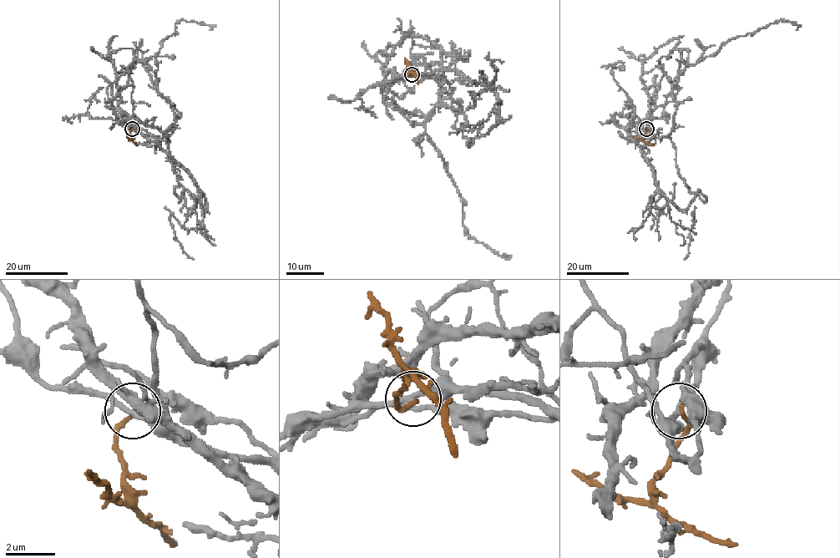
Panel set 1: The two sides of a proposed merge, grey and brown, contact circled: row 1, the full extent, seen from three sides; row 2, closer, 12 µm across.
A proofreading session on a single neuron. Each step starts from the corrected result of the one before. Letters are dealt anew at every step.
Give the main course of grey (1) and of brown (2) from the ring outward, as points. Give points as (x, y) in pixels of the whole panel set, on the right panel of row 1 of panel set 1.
1: (646, 129), (653, 111), (676, 85), (681, 60), (695, 64), (728, 40), (781, 20), (798, 24), (796, 30)
2: (646, 129), (643, 140), (654, 145)

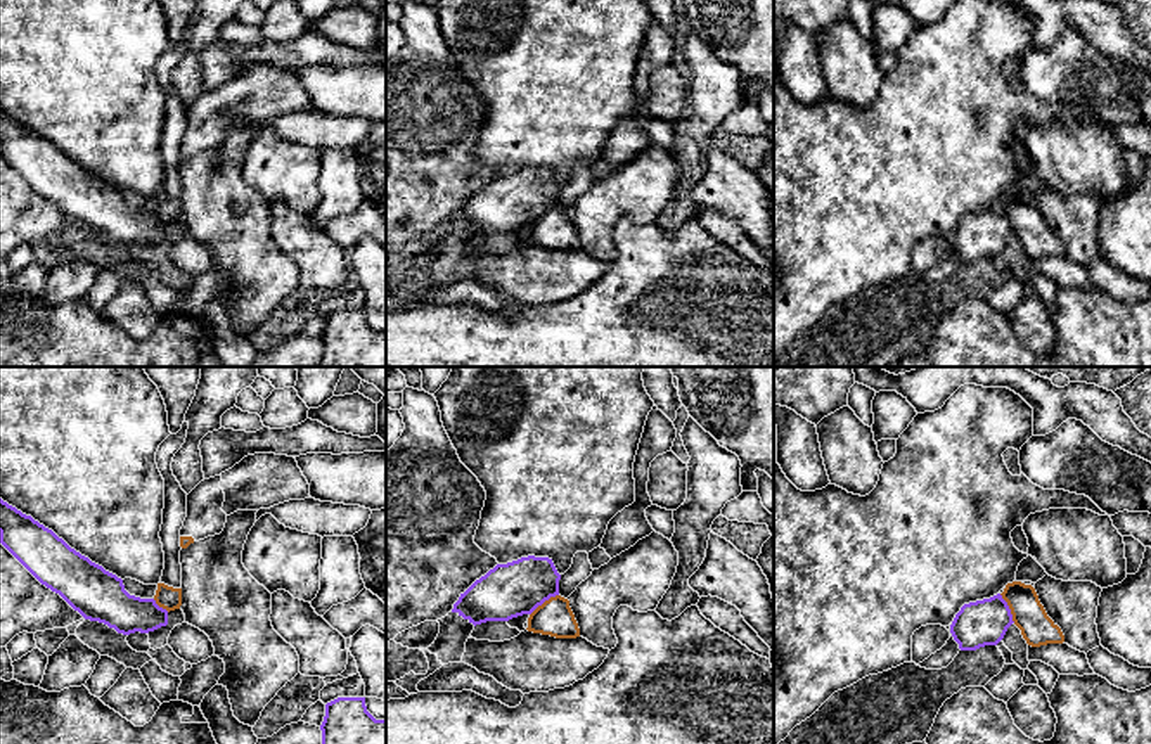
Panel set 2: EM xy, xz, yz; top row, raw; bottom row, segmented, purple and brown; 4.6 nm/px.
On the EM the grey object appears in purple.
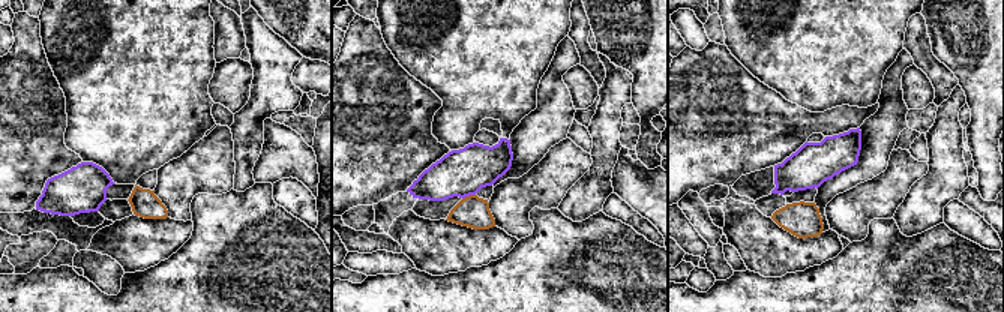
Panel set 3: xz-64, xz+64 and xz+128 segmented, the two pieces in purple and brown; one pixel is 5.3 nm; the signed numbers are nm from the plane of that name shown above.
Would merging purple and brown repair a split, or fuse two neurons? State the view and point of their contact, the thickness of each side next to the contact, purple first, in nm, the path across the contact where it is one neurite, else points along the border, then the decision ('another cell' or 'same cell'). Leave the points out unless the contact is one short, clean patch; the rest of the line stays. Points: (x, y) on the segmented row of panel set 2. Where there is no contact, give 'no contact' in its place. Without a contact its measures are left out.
contact xz (544, 601); calibres 260 and 170 nm; border xz (558, 594), (546, 599), (530, 615); another cell

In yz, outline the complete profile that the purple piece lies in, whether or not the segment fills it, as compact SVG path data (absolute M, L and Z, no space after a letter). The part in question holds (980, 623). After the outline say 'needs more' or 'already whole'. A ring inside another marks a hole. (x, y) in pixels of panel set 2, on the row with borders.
M1000 593L964 604L955 614L950 633L961 651L997 645L1013 625L1013 614Z; already whole

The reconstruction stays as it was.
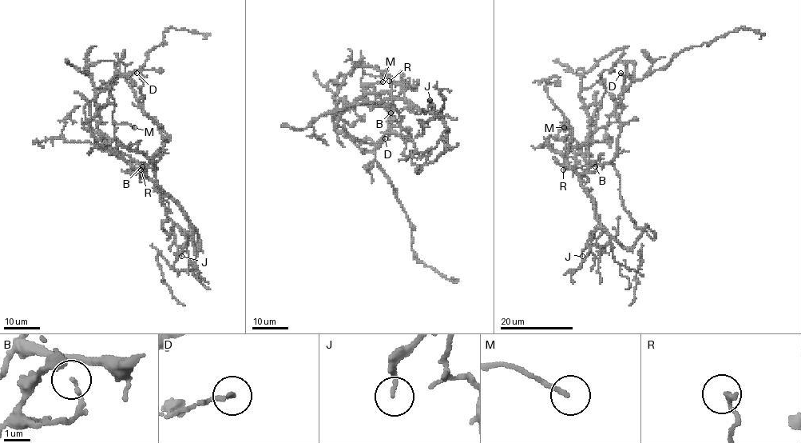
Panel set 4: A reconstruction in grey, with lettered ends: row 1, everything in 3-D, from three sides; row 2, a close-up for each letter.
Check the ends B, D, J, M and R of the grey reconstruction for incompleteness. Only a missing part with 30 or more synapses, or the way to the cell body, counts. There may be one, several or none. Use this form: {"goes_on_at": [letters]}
{"goes_on_at": []}

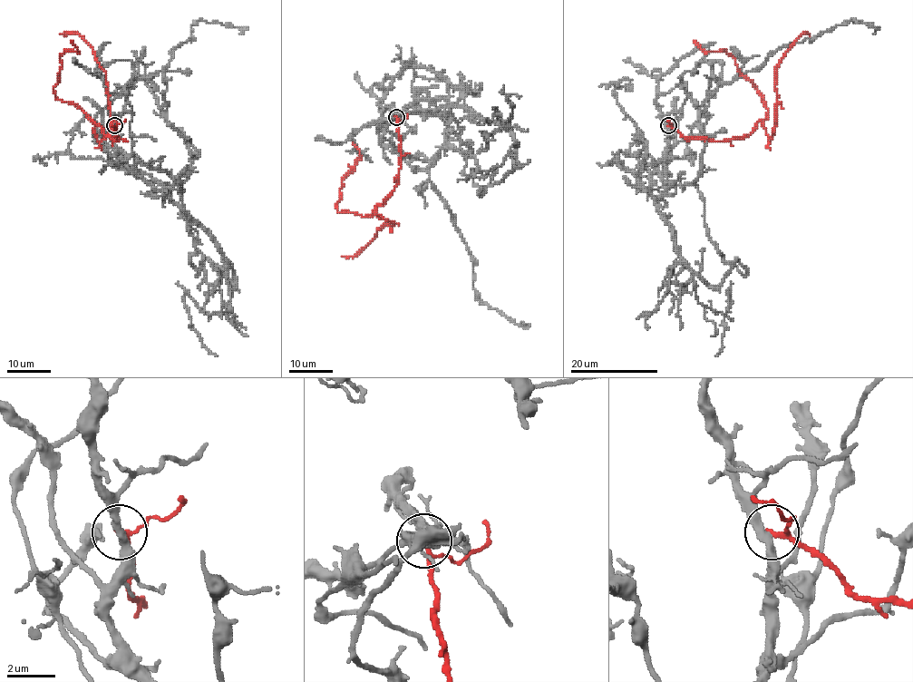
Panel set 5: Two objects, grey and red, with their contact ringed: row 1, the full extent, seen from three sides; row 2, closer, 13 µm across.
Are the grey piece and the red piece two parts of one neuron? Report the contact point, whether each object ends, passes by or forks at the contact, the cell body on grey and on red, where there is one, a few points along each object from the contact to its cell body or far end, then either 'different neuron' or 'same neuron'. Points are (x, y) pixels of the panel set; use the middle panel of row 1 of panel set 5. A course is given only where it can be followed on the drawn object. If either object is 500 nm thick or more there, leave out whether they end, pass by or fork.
place (396, 117); grey passes by; red passes by; soma grey none; soma red none; course grey (395, 116), (418, 101), (465, 104), (500, 123), (517, 142), (494, 173), (466, 180), (499, 166); course red (395, 116), (398, 181), (374, 209), (393, 224), (376, 231), (360, 251), (342, 256); different neuron

